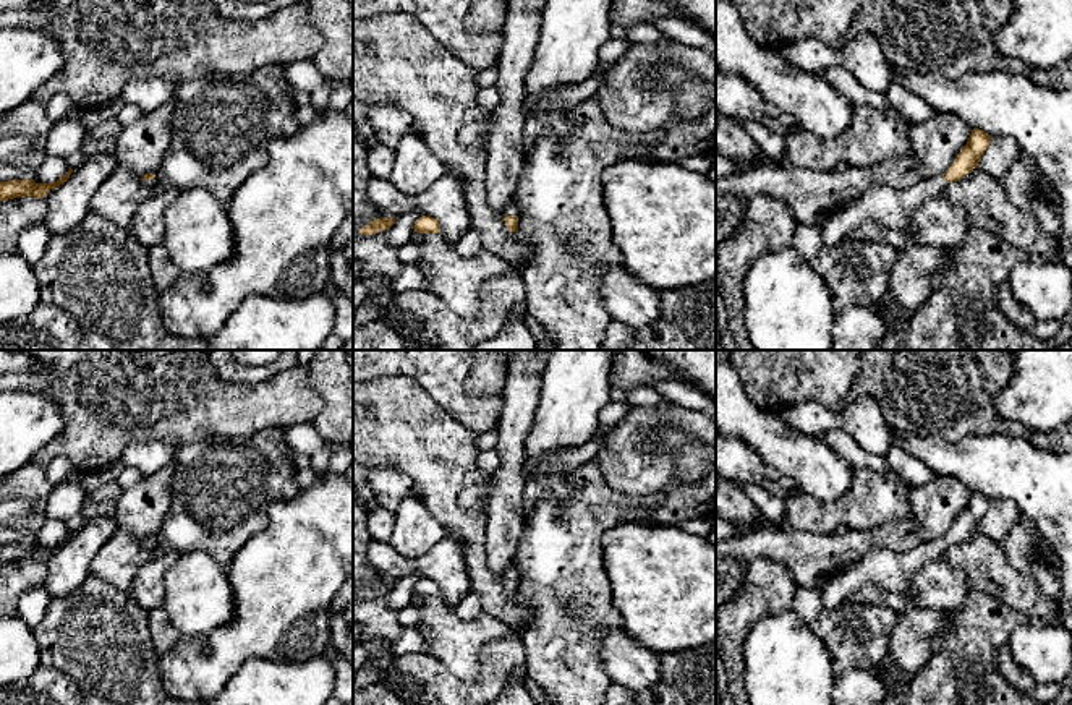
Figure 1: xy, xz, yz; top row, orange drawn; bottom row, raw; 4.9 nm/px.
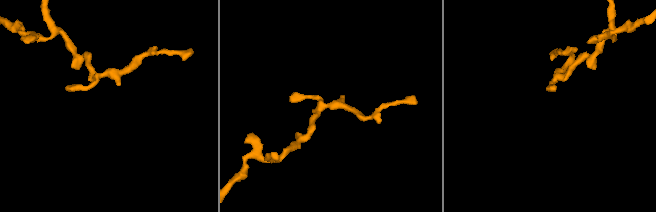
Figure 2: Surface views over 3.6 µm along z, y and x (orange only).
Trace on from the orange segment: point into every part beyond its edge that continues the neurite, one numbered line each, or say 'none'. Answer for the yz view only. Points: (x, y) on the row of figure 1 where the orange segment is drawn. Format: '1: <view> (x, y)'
1: yz (889, 208)

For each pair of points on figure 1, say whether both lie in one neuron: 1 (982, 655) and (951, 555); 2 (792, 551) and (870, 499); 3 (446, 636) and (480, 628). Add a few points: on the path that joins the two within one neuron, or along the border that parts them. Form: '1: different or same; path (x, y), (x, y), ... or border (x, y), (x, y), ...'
1: different; border (970, 590), (983, 590), (1006, 606)
2: different; border (781, 527), (833, 534)
3: same; path (454, 636), (472, 636)

